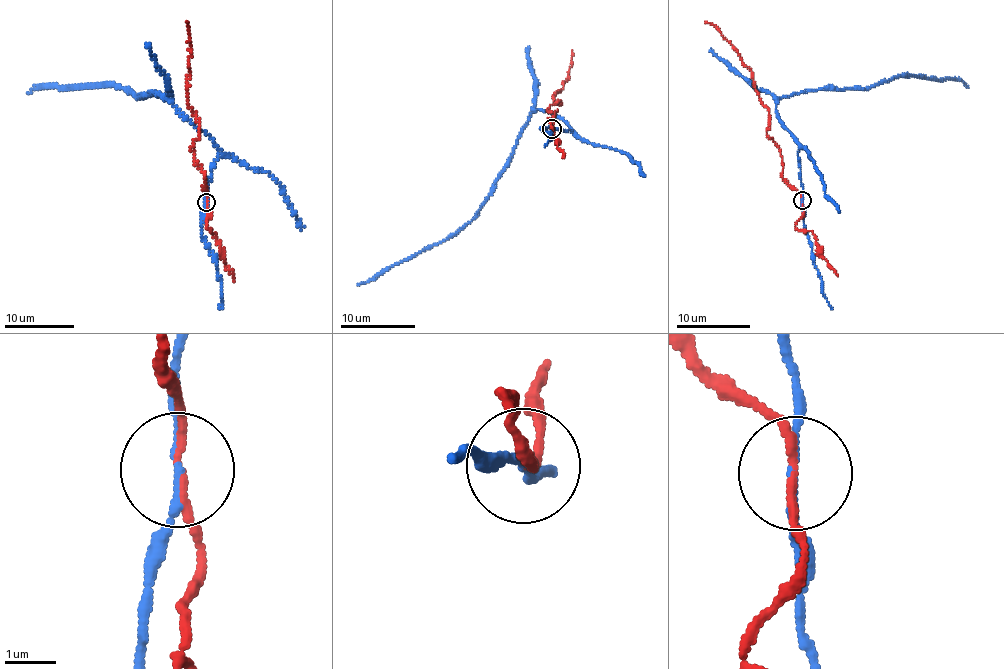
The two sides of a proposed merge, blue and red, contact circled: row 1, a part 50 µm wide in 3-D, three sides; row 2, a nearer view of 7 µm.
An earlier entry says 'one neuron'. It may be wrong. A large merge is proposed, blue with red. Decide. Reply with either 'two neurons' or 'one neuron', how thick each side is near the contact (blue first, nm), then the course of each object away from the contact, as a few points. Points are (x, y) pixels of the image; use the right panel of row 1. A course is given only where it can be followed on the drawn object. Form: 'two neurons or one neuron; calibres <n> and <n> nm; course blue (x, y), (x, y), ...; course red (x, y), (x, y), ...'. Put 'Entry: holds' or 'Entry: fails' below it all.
two neurons; calibres 120 and 140 nm; course blue (803, 200), (799, 142), (775, 110), (783, 97), (816, 89), (860, 89), (911, 76), (961, 81), (968, 87); course red (803, 200), (782, 177), (779, 149), (766, 133), (769, 110), (753, 72), (705, 21)
Entry: fails

